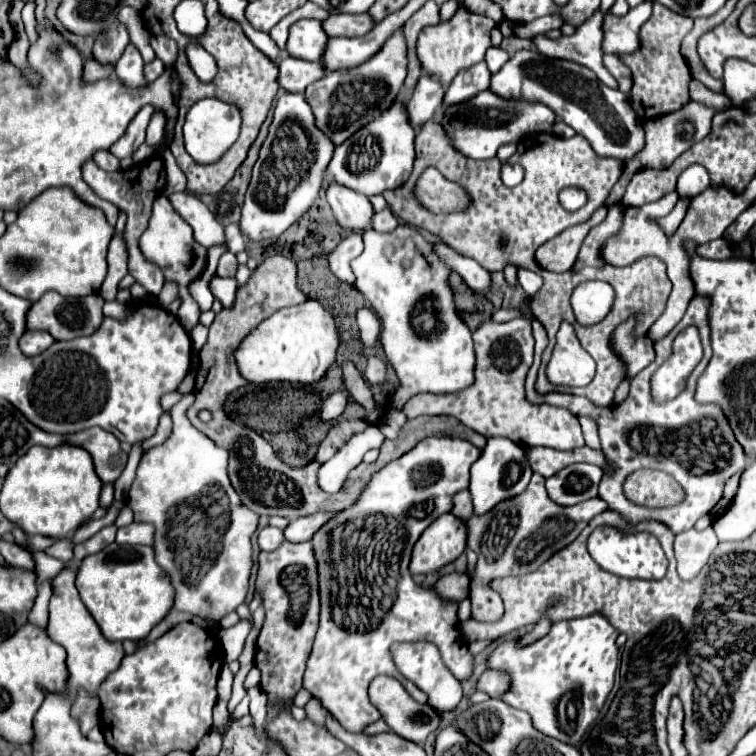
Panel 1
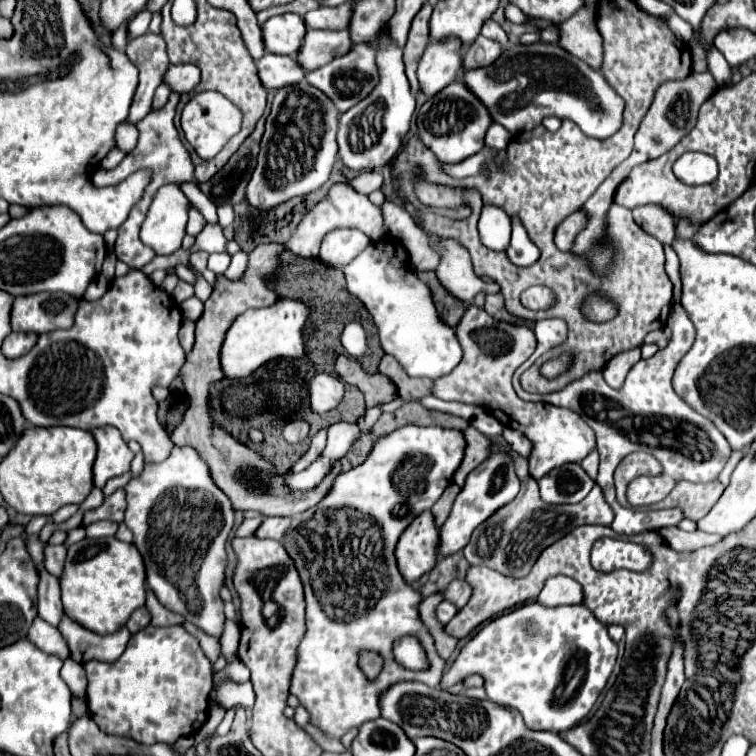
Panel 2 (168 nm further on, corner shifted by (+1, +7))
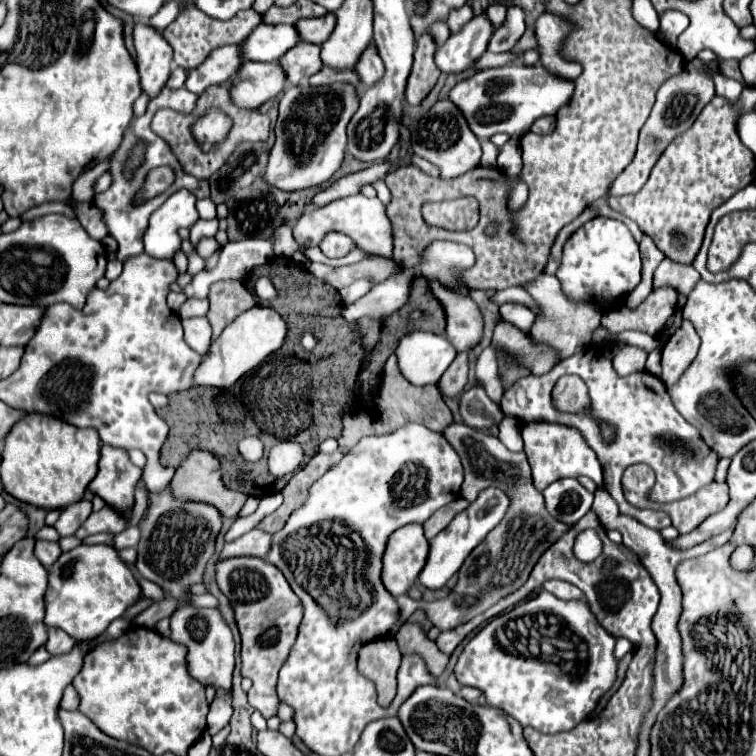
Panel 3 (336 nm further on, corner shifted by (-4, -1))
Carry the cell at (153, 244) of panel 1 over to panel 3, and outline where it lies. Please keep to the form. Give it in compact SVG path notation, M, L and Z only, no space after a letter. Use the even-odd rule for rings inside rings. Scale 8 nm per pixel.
M186 189L172 193L150 217L150 225L144 233L144 251L156 259L172 259L182 241L178 229L194 225L196 221L196 197Z

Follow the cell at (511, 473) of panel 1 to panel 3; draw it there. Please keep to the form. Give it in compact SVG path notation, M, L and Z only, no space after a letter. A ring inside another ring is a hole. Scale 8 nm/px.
M488 487L480 493L480 497L462 513L458 513L454 517L454 521L442 531L438 533L432 541L430 541L430 551L428 551L428 559L426 565L422 569L422 573L418 575L420 585L424 585L426 589L442 589L448 579L462 567L464 559L470 555L470 551L480 545L480 541L486 537L488 531L492 531L504 517L506 509L508 509L510 501L506 497L504 491Z

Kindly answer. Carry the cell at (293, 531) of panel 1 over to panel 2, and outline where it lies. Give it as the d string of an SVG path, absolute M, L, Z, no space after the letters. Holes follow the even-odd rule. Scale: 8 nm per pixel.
M267 517L263 521L263 525L257 529L257 537L265 537L265 539L283 539L283 533L287 533L287 529L291 529L291 517Z

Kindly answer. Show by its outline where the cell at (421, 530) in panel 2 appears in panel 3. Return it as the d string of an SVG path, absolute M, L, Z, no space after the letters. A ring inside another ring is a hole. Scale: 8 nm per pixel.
M404 525L388 537L388 549L384 551L384 569L380 573L384 587L394 597L404 595L420 571L424 569L428 557L428 539L424 537L422 525Z

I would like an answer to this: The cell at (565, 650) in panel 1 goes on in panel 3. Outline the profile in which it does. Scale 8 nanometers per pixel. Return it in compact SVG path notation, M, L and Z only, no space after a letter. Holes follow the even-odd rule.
M540 589L512 611L494 617L466 643L456 663L456 679L460 685L480 689L488 705L502 709L522 727L560 733L590 717L600 697L612 687L616 679L612 653L614 639L600 629L584 597L564 601ZM508 623L522 625L510 633L512 651L498 639L498 633L508 631Z

